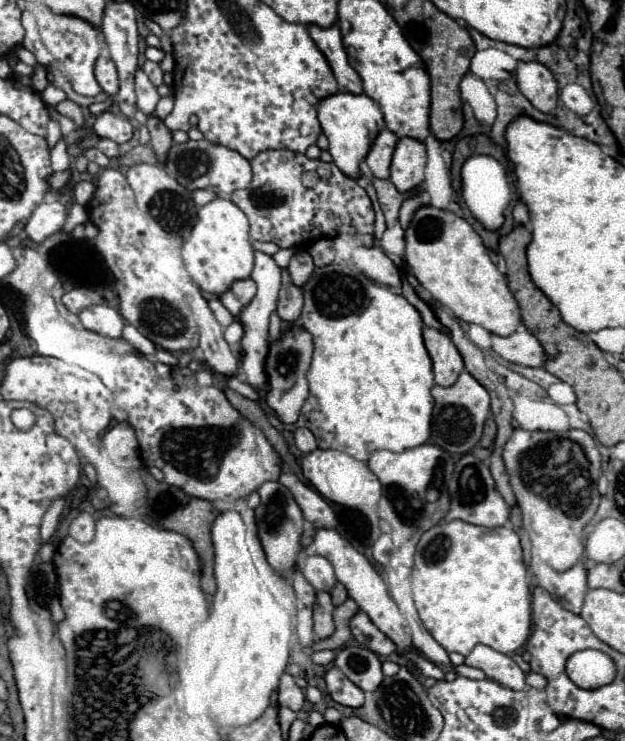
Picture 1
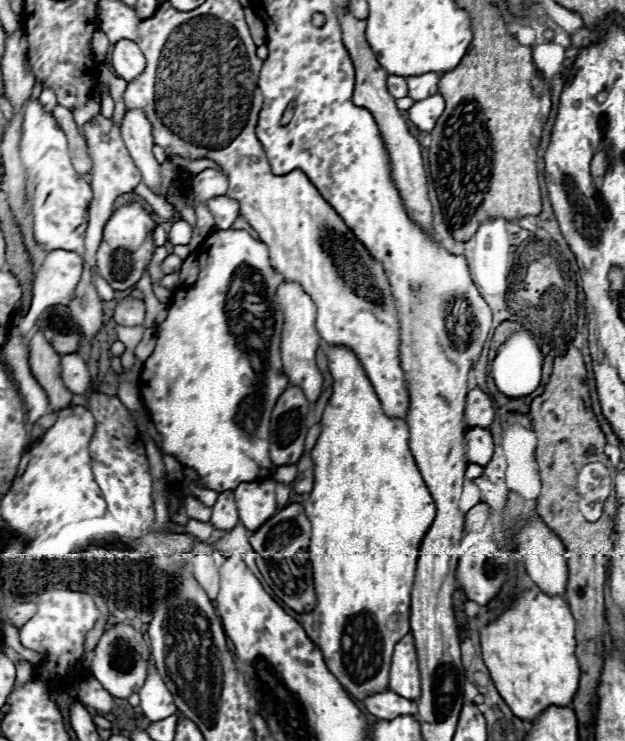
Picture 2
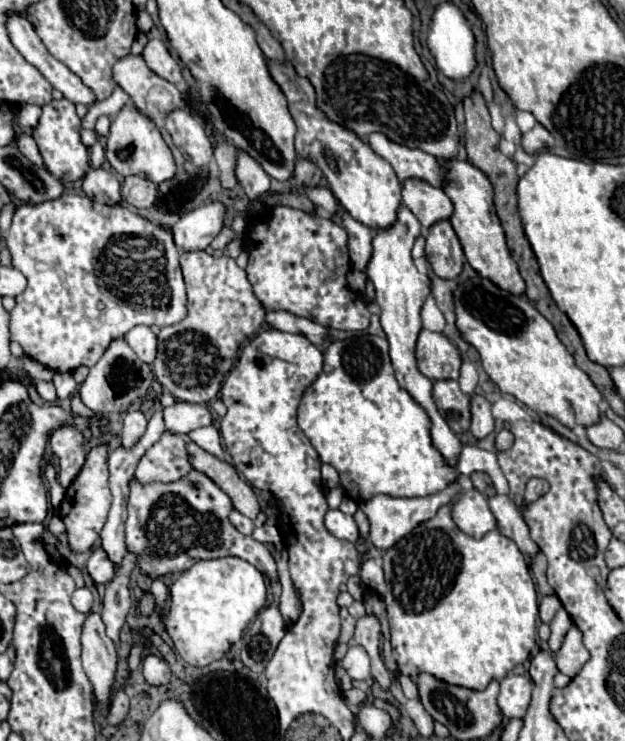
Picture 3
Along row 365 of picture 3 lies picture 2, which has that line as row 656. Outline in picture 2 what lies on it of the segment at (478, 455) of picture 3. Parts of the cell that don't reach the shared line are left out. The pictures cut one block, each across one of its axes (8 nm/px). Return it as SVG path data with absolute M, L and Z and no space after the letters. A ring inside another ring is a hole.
M326 344L324 348L326 356L328 356L328 370L332 374L332 396L324 408L320 426L320 438L316 442L316 446L312 448L312 462L314 462L314 490L308 494L308 500L304 502L304 510L308 520L312 522L312 542L310 542L310 560L314 566L314 584L316 584L316 596L318 596L318 604L310 614L302 614L302 626L308 634L308 638L322 650L326 666L332 670L332 674L338 678L338 682L346 688L346 692L350 692L354 698L366 698L372 692L380 692L388 686L388 674L390 674L390 660L392 660L392 650L394 644L398 640L402 640L408 632L410 632L410 592L412 592L412 584L414 584L414 574L416 574L416 556L422 544L422 538L426 534L426 530L430 528L430 524L434 522L436 516L436 506L434 500L418 472L418 466L410 454L408 448L408 426L402 418L390 418L384 414L380 400L358 360L358 356L346 348L346 346L334 346L334 344Z

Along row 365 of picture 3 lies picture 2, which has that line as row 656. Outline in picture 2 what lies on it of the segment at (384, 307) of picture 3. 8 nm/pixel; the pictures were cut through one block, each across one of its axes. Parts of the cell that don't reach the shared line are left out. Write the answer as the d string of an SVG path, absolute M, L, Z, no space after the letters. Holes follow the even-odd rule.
M406 634L394 646L388 688L408 700L420 698L420 672L418 672L418 660L416 660L412 634Z

